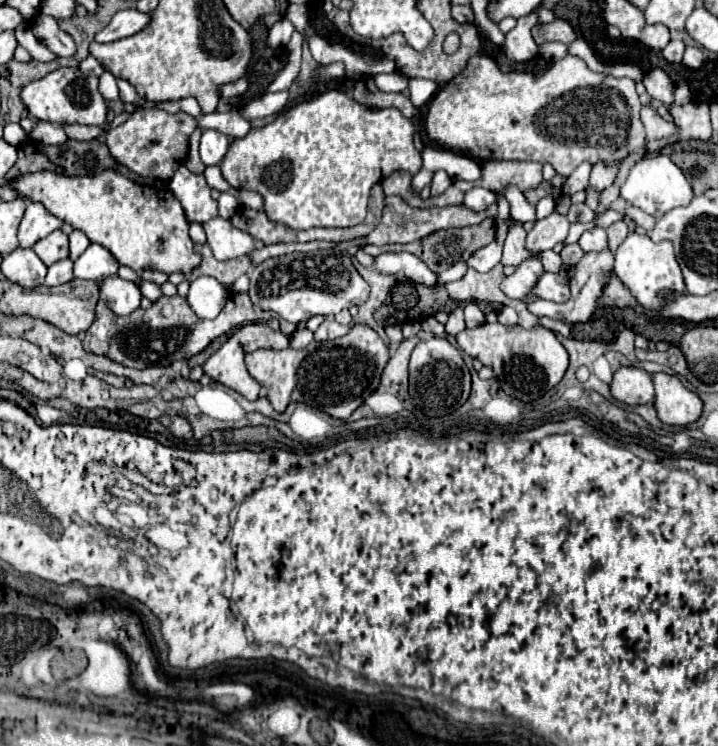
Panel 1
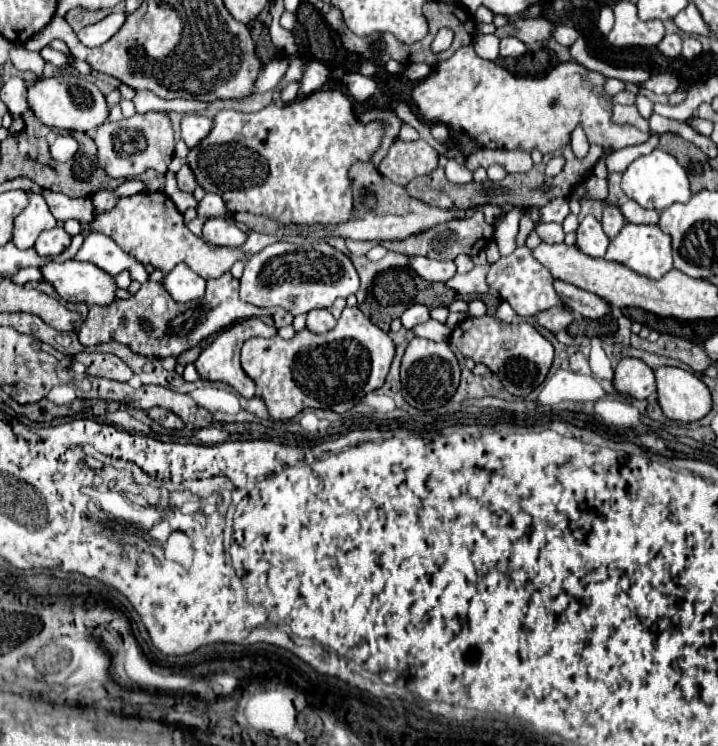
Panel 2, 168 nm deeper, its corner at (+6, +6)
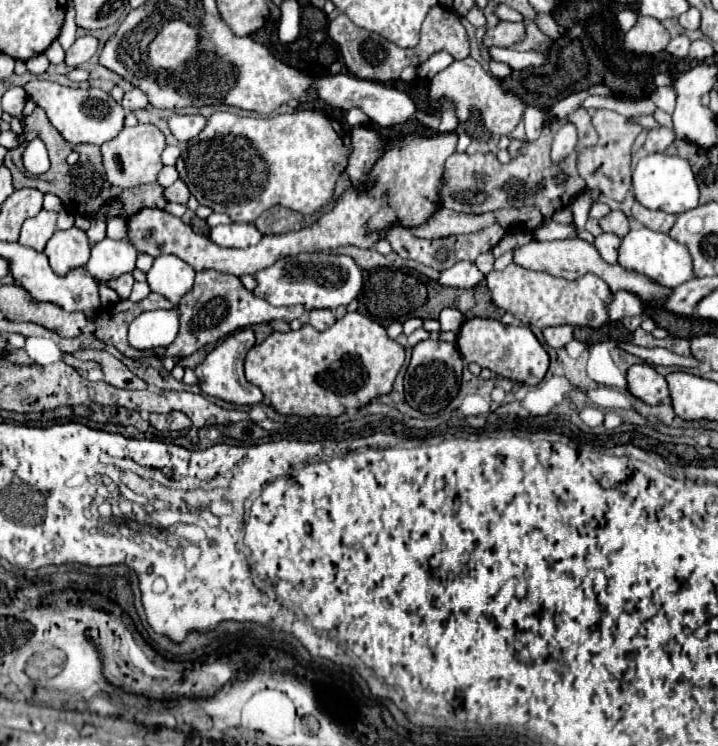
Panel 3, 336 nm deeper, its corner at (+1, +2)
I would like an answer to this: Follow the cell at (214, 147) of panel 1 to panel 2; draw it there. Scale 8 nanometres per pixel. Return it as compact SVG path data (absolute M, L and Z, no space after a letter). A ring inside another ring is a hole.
M190 114L182 120L182 140L188 144L188 148L196 148L212 130L212 120L204 118L200 114Z

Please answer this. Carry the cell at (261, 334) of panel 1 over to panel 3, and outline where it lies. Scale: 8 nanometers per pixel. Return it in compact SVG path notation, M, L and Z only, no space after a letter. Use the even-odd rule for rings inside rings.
M247 328L247 330L239 330L231 336L227 336L213 352L207 354L207 358L195 368L195 374L199 378L199 386L201 390L207 394L207 396L213 396L213 398L221 398L225 402L233 402L233 404L247 404L247 406L253 406L253 404L259 404L263 402L263 392L253 386L251 382L245 380L243 376L243 358L247 354L247 350L255 344L255 336L253 332Z

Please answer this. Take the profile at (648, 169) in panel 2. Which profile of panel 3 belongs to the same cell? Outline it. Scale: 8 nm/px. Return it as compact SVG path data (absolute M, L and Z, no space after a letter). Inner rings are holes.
M649 154L641 158L633 168L633 192L637 202L647 208L663 210L669 214L681 214L699 206L699 186L691 164L679 156Z

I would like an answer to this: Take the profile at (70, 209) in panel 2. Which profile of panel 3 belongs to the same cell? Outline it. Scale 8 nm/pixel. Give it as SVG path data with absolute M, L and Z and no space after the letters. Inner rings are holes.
M113 218L107 224L107 236L109 238L127 238L127 224L121 218Z

